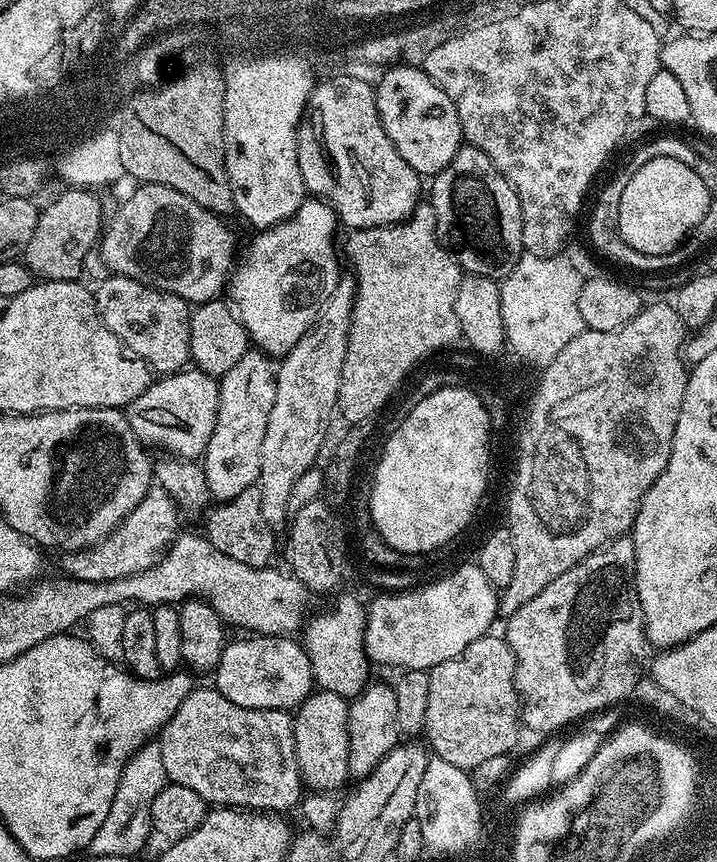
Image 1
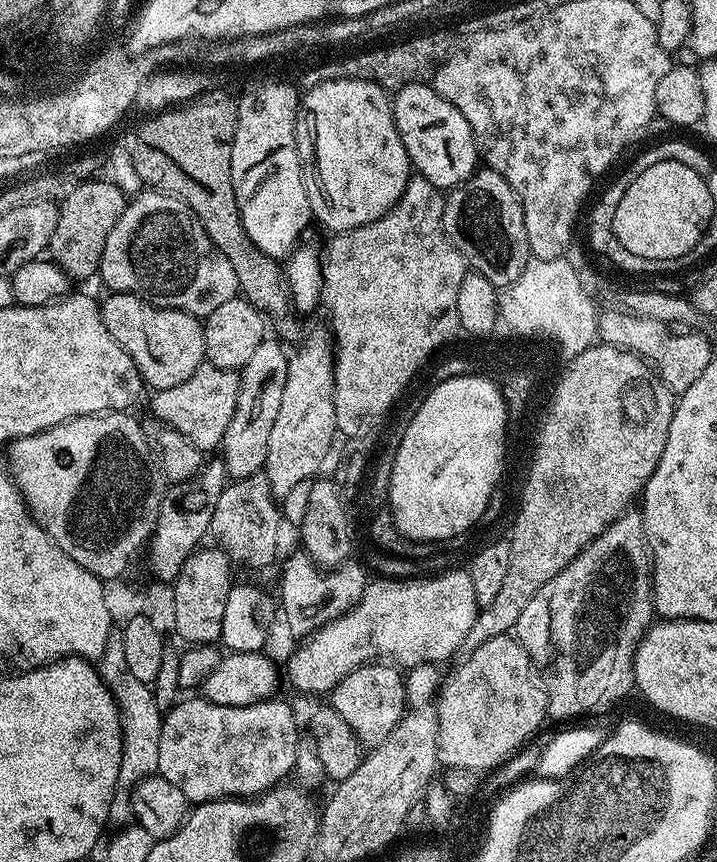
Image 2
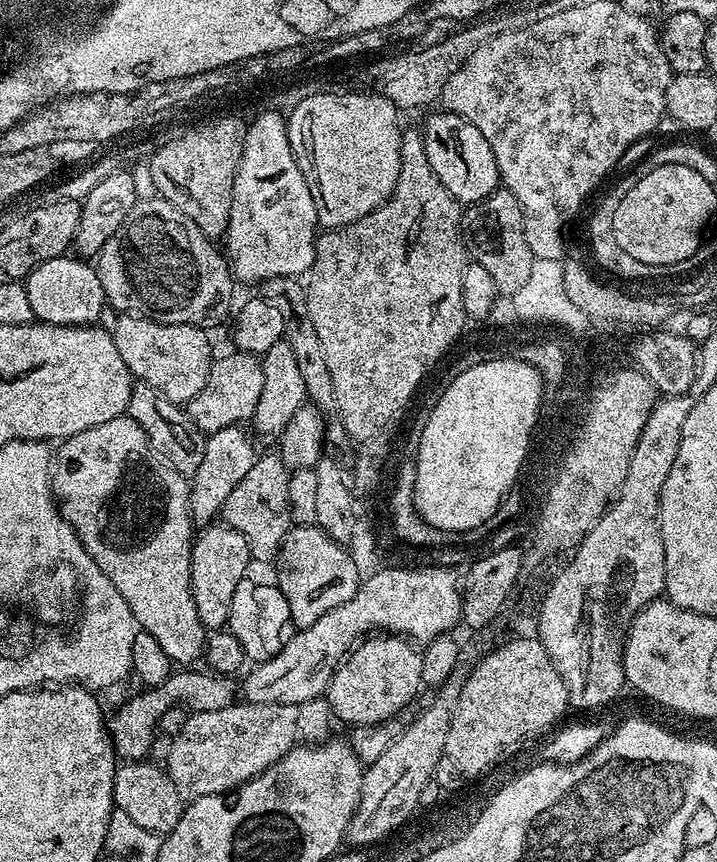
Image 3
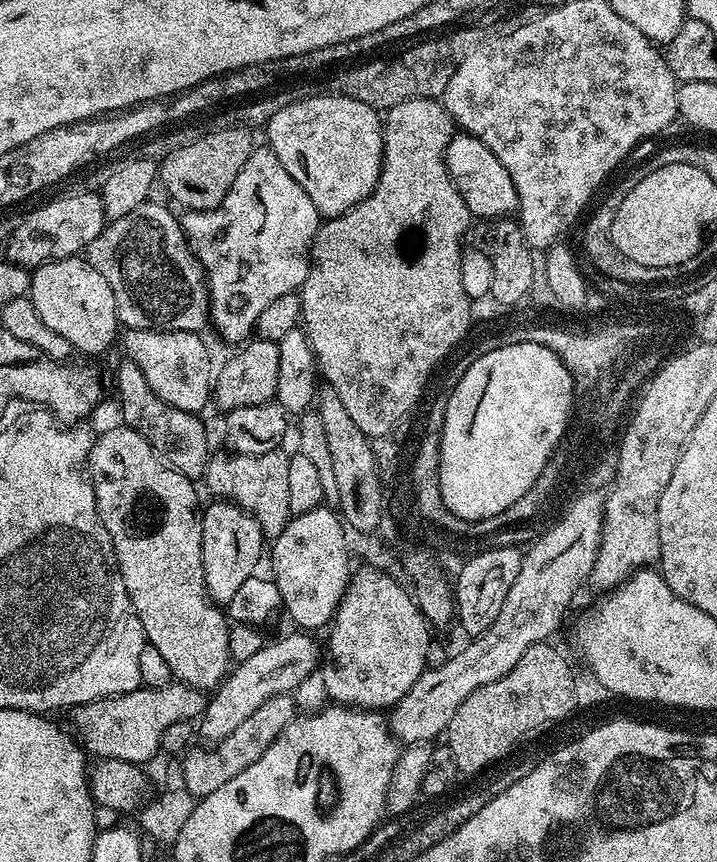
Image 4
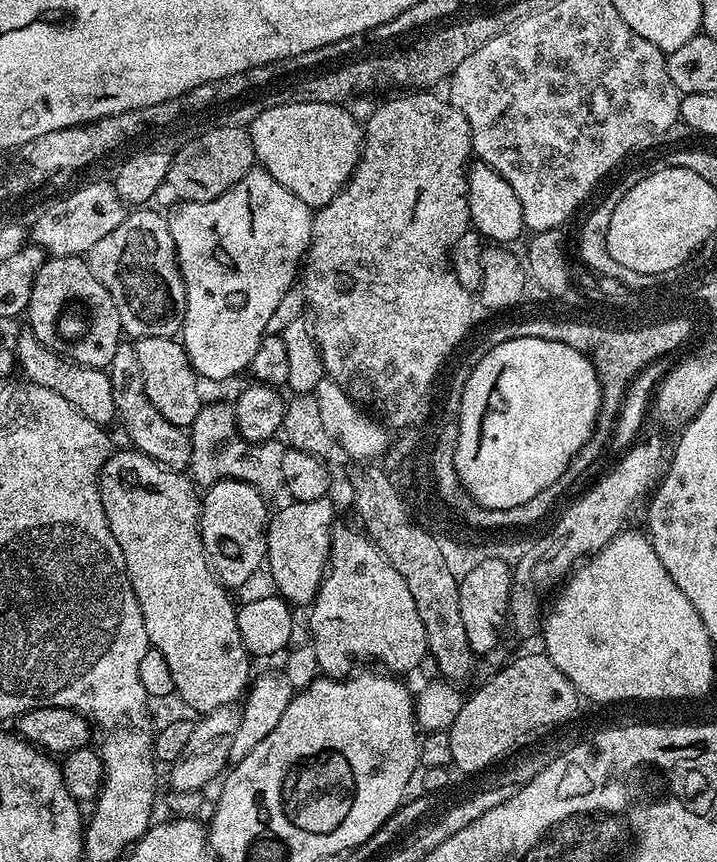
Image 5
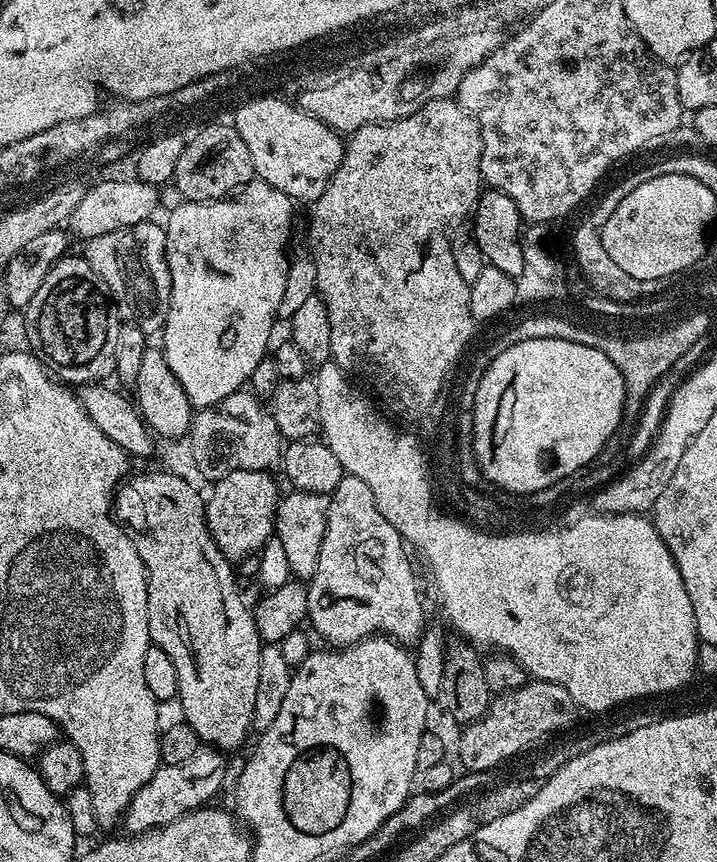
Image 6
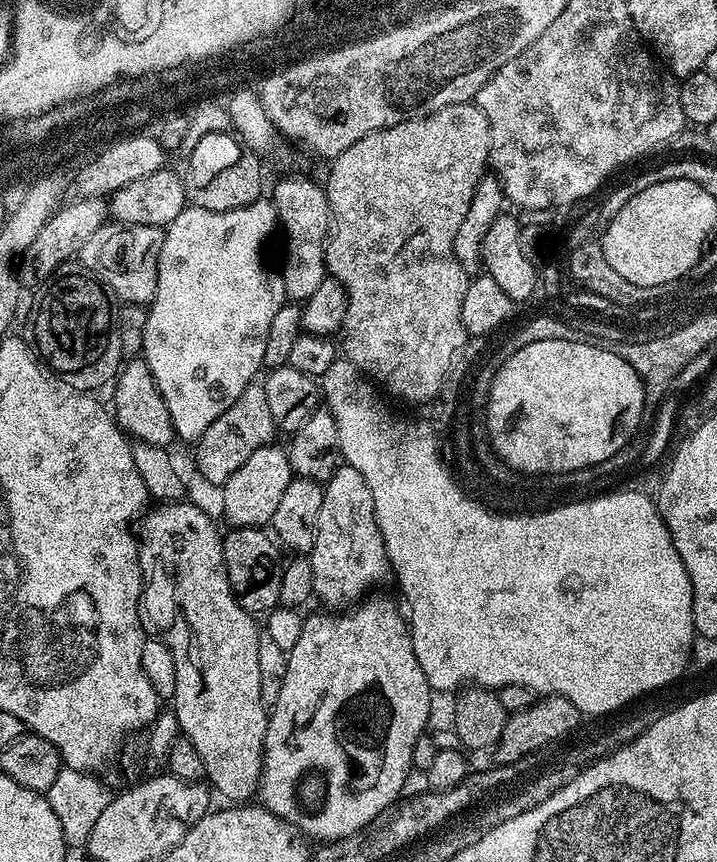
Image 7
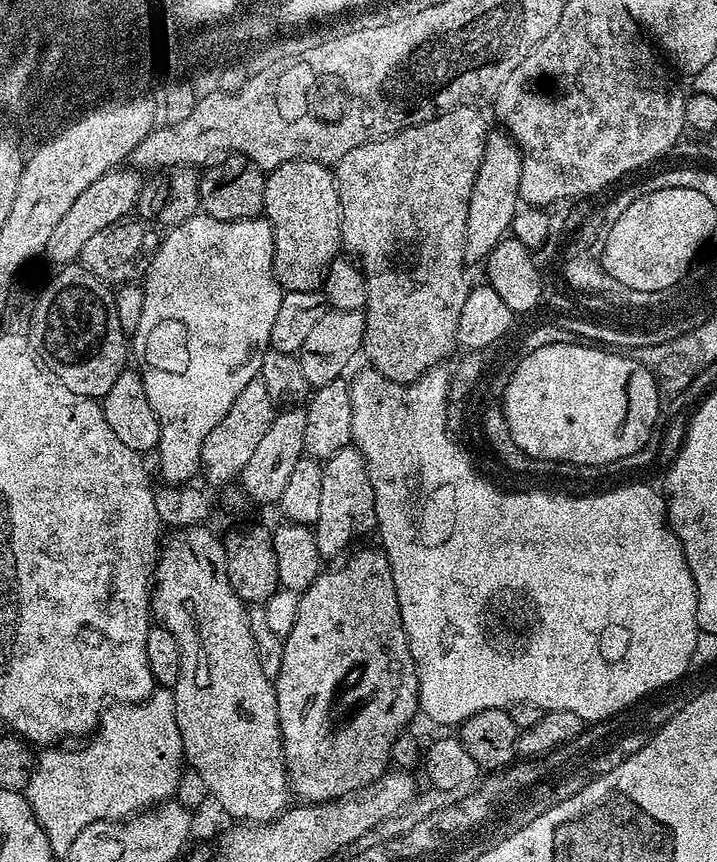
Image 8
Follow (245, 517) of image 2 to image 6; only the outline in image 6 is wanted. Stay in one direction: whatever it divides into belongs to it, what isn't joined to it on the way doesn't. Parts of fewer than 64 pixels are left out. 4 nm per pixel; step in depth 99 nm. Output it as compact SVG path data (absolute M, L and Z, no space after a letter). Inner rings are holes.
M241 390L222 398L209 408L199 409L192 418L194 459L209 482L222 479L232 471L264 471L281 463L282 437L271 411L251 390Z

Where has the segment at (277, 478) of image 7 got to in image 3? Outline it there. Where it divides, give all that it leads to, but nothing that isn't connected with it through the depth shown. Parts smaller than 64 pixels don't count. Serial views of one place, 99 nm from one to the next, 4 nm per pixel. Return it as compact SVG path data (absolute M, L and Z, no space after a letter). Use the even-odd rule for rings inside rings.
M212 524L203 529L193 541L191 550L192 598L198 618L208 630L220 630L228 623L230 602L238 582L244 579L246 564L251 558L246 540L237 531L225 524Z

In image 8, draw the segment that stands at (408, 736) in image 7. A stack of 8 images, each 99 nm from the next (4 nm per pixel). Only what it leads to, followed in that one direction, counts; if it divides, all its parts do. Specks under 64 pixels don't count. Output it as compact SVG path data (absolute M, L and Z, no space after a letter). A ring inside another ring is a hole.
M379 547L358 548L336 562L341 564L321 570L318 578L314 578L312 585L299 593L297 621L294 622L294 628L290 630L288 636L283 637L282 670L278 670L278 674L274 677L280 737L284 743L284 765L288 771L288 786L291 795L295 799L296 796L300 799L297 801L309 804L322 804L325 800L338 800L342 796L351 796L362 791L363 788L369 788L374 781L380 780L384 773L389 771L393 742L407 729L404 727L418 716L420 707L418 674L414 666L414 658L410 654L406 630L402 626L402 614L398 610L398 590L394 590L394 574L390 570L390 562Z

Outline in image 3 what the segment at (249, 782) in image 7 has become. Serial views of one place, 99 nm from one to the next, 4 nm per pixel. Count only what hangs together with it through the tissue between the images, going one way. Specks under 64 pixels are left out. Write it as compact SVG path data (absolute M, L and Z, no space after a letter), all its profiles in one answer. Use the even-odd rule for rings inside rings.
M128 415L110 418L110 422L102 422L102 426L90 426L90 430L82 430L82 434L74 434L68 439L59 441L60 465L51 469L52 491L58 497L58 507L64 520L70 522L70 526L78 534L86 554L98 562L102 574L114 582L114 590L126 598L126 606L130 606L132 617L136 619L137 625L146 633L154 637L158 646L166 650L166 654L171 658L173 665L192 666L195 660L199 661L204 654L204 641L206 639L206 629L202 621L198 618L194 600L192 598L192 583L190 582L190 570L192 569L191 550L194 541L194 525L192 523L192 514L188 511L188 490L189 481L181 476L179 472L167 466L162 467L161 461L148 444L146 434L138 422L131 420Z

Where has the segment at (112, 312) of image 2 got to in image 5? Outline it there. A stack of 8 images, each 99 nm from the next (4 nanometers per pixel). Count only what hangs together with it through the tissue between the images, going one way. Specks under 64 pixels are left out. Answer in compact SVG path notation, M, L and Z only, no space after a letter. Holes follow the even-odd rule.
M142 336L135 341L138 362L142 365L142 382L146 386L146 398L154 402L158 414L174 426L191 429L194 418L198 418L202 407L200 384L183 343L171 336ZM200 383L200 384L199 384Z

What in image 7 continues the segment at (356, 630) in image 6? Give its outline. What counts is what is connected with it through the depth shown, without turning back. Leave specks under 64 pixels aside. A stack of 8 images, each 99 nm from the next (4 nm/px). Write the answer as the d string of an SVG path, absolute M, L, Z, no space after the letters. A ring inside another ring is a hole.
M340 466L324 484L322 494L322 510L318 510L316 519L316 537L310 553L314 586L312 591L315 599L321 600L328 610L347 610L357 602L365 599L373 591L375 584L389 579L390 565L382 534L378 530L378 522L374 514L374 498L370 494L370 486L366 486L366 478L358 474L358 470Z

